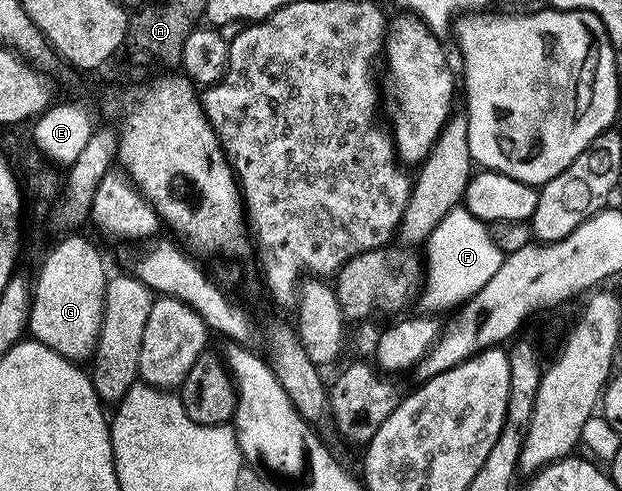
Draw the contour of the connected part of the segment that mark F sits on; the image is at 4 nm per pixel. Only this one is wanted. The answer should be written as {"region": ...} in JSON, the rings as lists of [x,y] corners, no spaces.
{"region":[[[455,208],[449,211],[444,219],[433,230],[433,234],[426,243],[428,258],[426,254],[426,269],[422,274],[422,293],[419,295],[418,302],[425,306],[425,311],[448,310],[459,307],[468,299],[475,296],[484,284],[498,271],[502,264],[505,254],[498,249],[490,240],[488,227],[483,222],[474,217],[469,210]]]}

